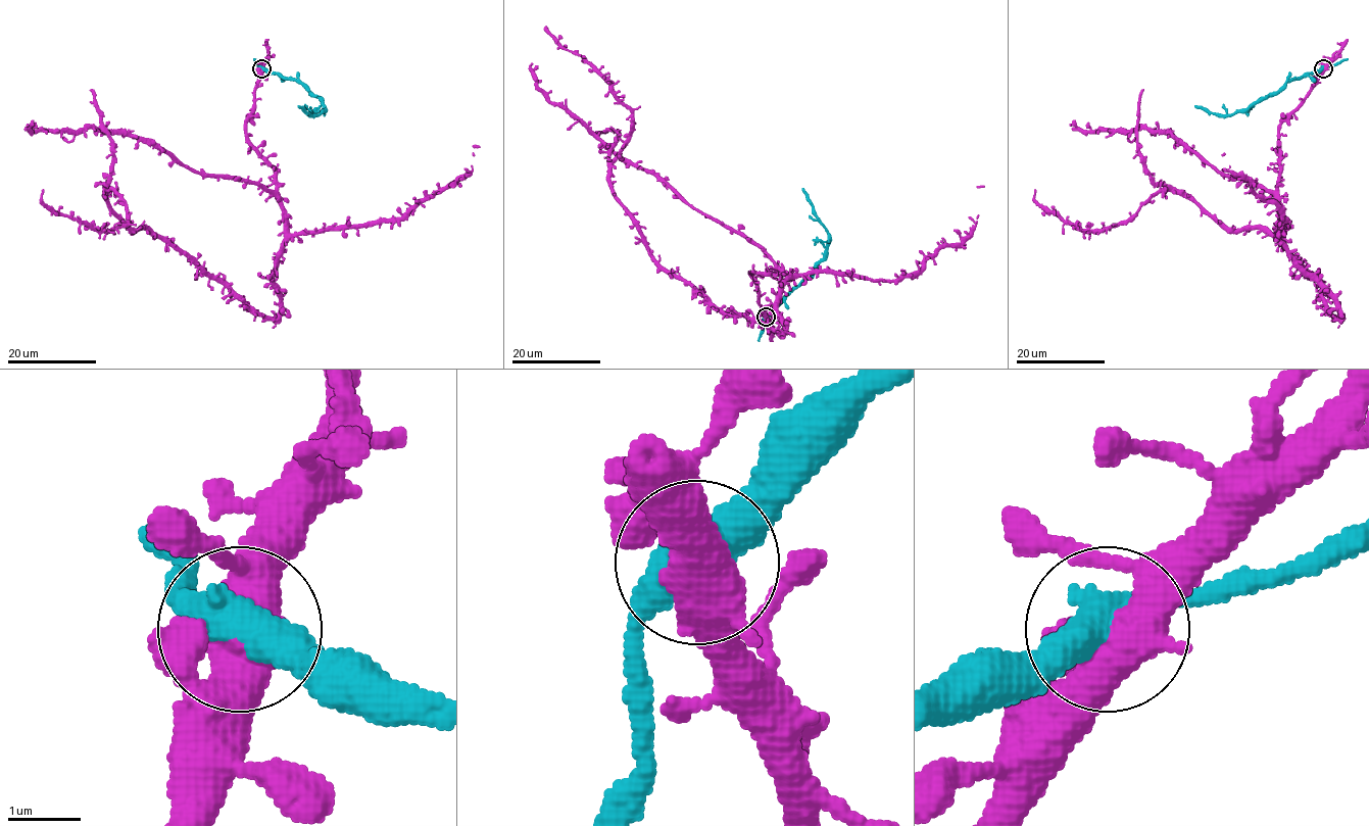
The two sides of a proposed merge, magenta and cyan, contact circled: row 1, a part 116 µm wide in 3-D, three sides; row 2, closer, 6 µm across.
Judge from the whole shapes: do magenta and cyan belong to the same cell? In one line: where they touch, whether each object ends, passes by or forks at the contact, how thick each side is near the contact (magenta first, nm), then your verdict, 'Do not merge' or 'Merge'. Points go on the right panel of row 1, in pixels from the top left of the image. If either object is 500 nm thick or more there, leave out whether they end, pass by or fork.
Place: (1323, 68). Thickness 480 nm (magenta) against 500 nm. Do not merge

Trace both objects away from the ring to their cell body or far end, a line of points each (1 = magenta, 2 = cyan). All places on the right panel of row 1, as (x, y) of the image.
1: (1323, 67), (1278, 130), (1277, 202), (1337, 318), (1264, 229), (1163, 189), (1077, 229), (1035, 189)
2: (1323, 67), (1290, 79), (1277, 91), (1231, 114), (1219, 114), (1195, 105)

